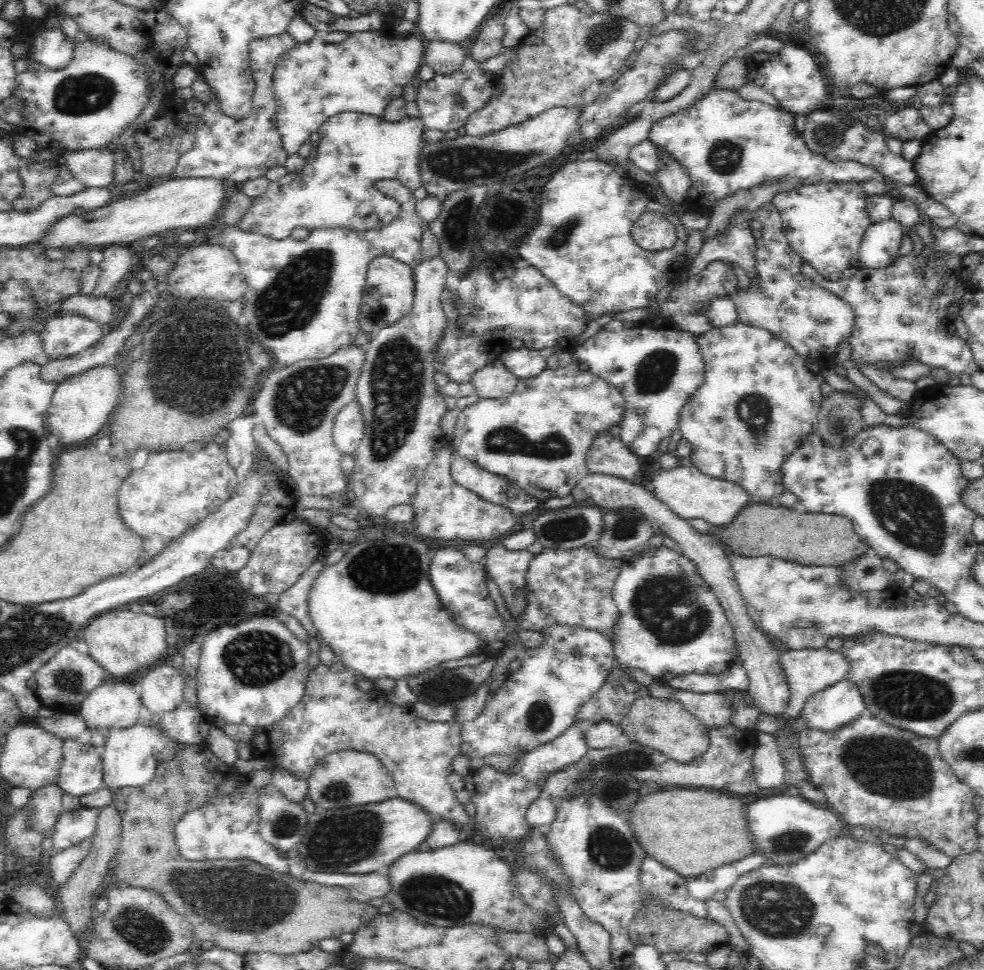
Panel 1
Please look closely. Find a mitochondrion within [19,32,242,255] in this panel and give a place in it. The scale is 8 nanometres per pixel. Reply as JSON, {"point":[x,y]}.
{"point":[82,94]}

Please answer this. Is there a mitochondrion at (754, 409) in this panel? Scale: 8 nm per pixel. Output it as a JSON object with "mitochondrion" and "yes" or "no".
{"mitochondrion":"yes"}

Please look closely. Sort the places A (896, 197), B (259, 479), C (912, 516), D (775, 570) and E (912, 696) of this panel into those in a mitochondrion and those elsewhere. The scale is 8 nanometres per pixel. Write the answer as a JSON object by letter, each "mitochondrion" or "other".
{"A":"other","B":"other","C":"mitochondrion","D":"other","E":"mitochondrion"}

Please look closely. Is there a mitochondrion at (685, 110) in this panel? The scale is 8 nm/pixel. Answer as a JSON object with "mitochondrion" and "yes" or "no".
{"mitochondrion":"no"}

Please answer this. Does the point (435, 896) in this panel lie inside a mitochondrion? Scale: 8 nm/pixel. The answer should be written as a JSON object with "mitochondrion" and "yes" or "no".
{"mitochondrion":"yes"}

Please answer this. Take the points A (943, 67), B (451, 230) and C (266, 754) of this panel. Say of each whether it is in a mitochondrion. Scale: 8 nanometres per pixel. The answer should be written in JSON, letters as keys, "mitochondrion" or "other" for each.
{"A":"other","B":"mitochondrion","C":"other"}

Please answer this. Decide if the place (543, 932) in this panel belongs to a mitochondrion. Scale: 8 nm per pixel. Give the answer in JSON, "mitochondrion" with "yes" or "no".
{"mitochondrion":"no"}

